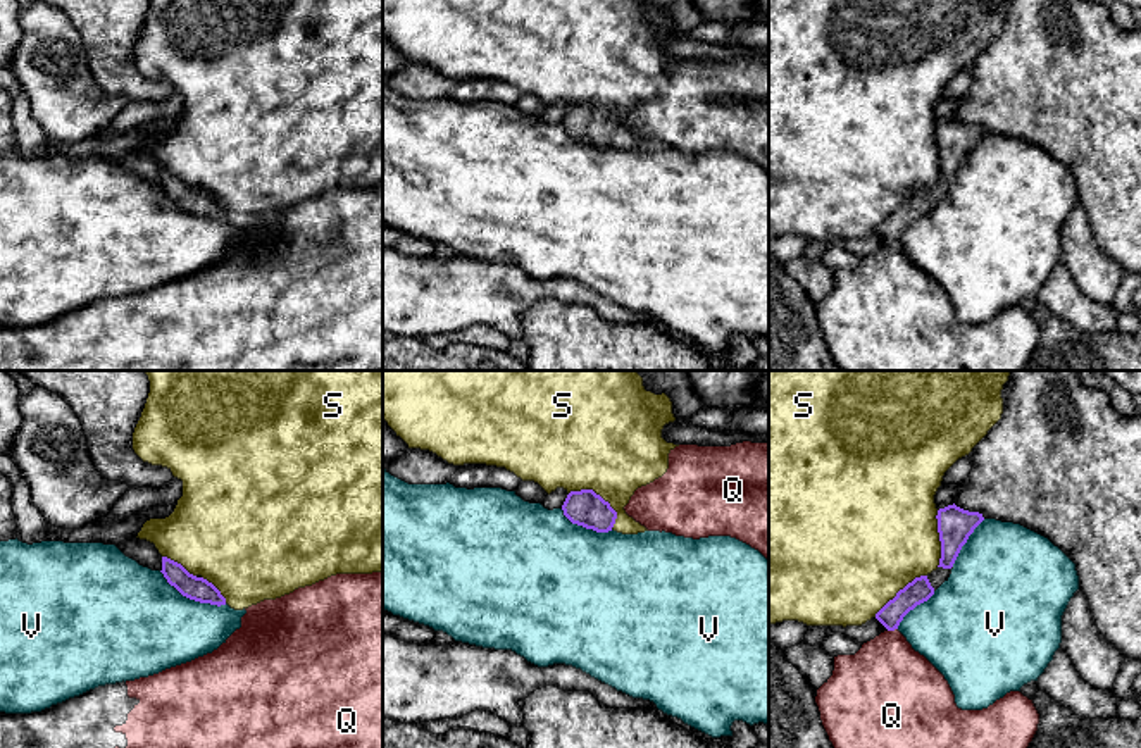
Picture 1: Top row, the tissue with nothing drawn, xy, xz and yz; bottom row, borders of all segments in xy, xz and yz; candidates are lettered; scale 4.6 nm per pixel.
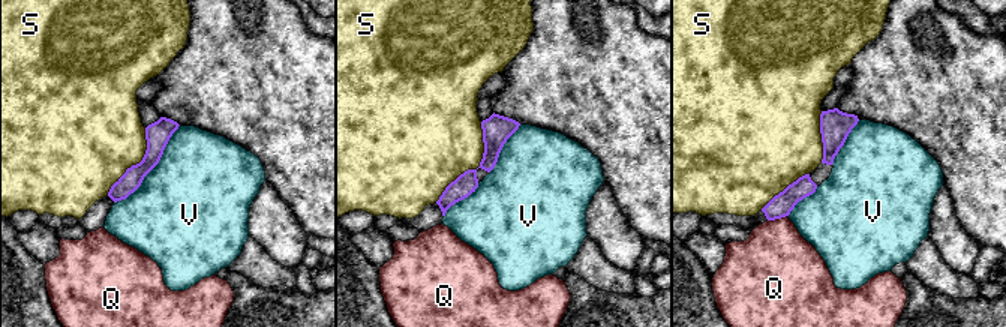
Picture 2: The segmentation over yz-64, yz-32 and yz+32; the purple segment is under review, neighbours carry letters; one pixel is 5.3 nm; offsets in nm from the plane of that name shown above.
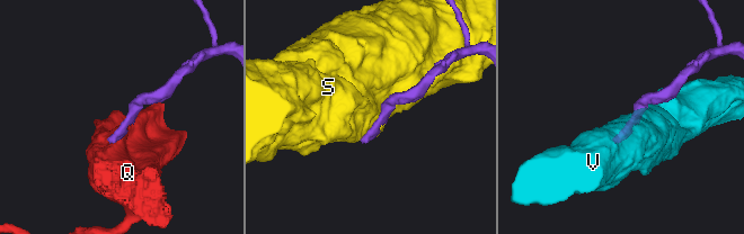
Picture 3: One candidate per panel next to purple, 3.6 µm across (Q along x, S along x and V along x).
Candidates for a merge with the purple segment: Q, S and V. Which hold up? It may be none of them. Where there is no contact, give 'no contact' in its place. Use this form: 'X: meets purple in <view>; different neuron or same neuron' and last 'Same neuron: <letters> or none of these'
Q: meets purple in yz; different neuron
S: meets purple in xz; different neuron
V: meets purple in xy; different neuron
Same neuron: none of these

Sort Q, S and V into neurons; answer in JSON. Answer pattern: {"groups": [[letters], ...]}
{"groups": [["Q"], ["S", "V"]]}

